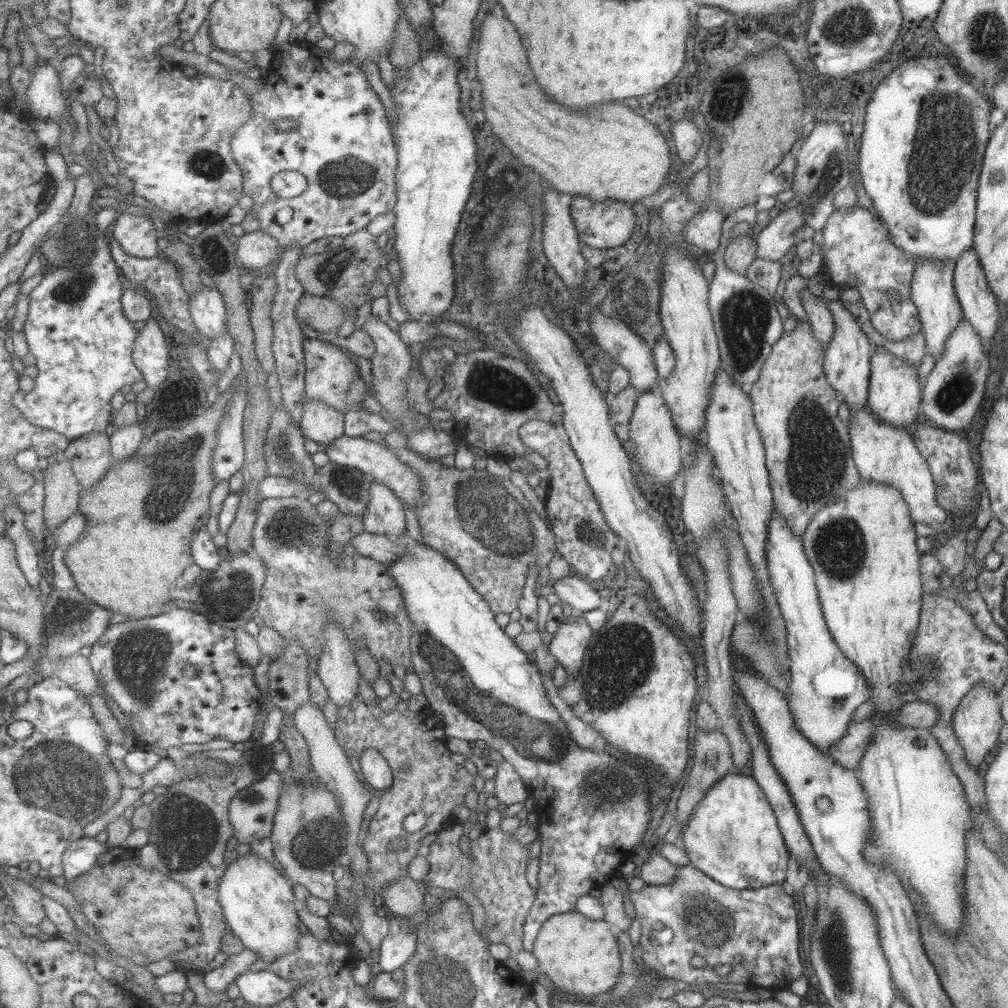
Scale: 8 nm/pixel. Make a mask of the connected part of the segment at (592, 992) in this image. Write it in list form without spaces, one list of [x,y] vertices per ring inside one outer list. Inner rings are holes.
[[[580,911],[557,914],[541,930],[533,954],[537,957],[541,973],[553,981],[557,989],[577,997],[594,997],[600,993],[612,991],[620,980],[620,952],[616,936],[610,932],[612,925],[602,920],[584,916]]]

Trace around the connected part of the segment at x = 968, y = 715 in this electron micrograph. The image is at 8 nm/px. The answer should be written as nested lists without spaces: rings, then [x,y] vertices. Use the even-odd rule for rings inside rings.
[[[980,681],[974,685],[962,698],[953,714],[953,729],[963,746],[966,764],[981,768],[984,765],[984,756],[988,750],[998,746],[1001,728],[1005,720],[1001,715],[1001,701],[996,692],[988,683]]]

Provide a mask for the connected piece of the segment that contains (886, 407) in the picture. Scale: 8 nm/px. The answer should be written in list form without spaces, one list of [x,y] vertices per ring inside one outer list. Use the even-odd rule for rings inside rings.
[[[876,347],[871,356],[871,373],[869,382],[869,393],[867,398],[867,405],[871,411],[881,420],[888,424],[894,425],[908,430],[908,426],[916,420],[918,412],[921,411],[922,393],[924,380],[920,378],[918,367],[907,360],[894,356],[882,347]]]

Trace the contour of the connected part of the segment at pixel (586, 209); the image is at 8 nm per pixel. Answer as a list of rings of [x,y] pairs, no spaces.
[[[576,195],[572,209],[582,242],[592,248],[616,248],[628,242],[636,228],[636,216],[626,202],[614,199],[597,201],[589,196]]]

